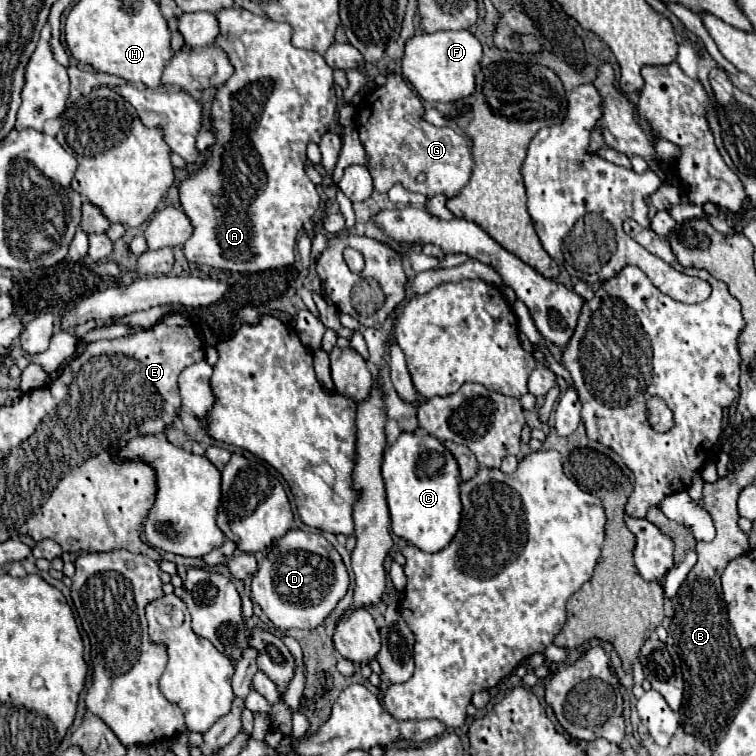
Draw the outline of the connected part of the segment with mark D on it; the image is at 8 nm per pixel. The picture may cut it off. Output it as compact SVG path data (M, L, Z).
M289 529L267 553L265 561L261 563L257 575L253 577L251 593L253 599L259 603L259 607L265 611L265 615L273 621L273 625L279 631L297 627L297 629L315 629L325 621L325 617L335 609L337 601L347 593L349 587L349 575L341 561L341 555L335 551L335 547L321 535L313 531L301 531L301 529Z

